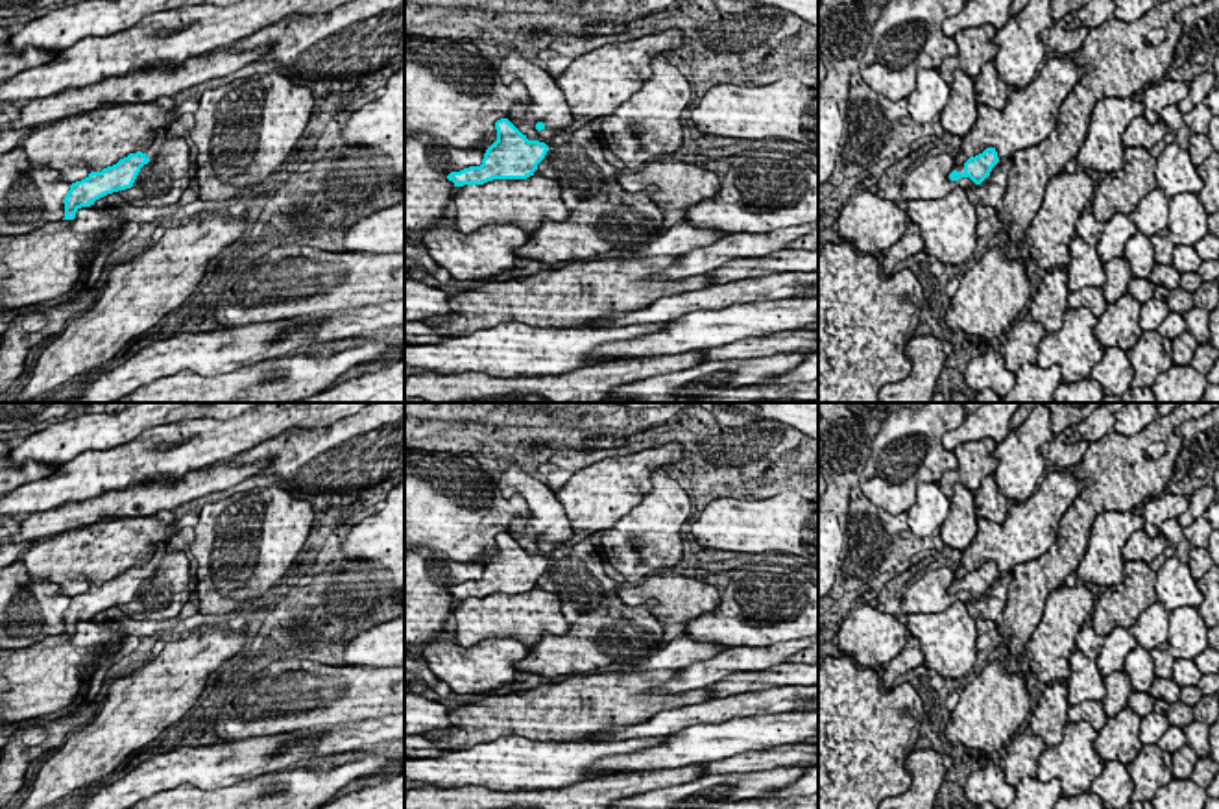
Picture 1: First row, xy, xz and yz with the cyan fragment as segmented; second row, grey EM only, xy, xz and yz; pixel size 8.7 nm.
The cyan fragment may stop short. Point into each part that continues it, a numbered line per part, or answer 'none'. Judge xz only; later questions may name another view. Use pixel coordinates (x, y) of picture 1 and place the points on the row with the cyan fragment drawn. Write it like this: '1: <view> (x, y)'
none

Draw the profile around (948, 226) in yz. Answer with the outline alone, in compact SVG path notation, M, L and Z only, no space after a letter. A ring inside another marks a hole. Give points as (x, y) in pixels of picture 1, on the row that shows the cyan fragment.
M960 185L940 199L909 199L905 212L920 227L923 251L949 270L966 268L981 248L977 211Z

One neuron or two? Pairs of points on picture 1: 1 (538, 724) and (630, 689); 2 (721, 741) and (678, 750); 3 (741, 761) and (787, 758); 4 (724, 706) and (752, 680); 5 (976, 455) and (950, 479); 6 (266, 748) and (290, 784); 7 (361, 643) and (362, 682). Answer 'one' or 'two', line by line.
1: one
2: one
3: one
4: two
5: one
6: two
7: two

